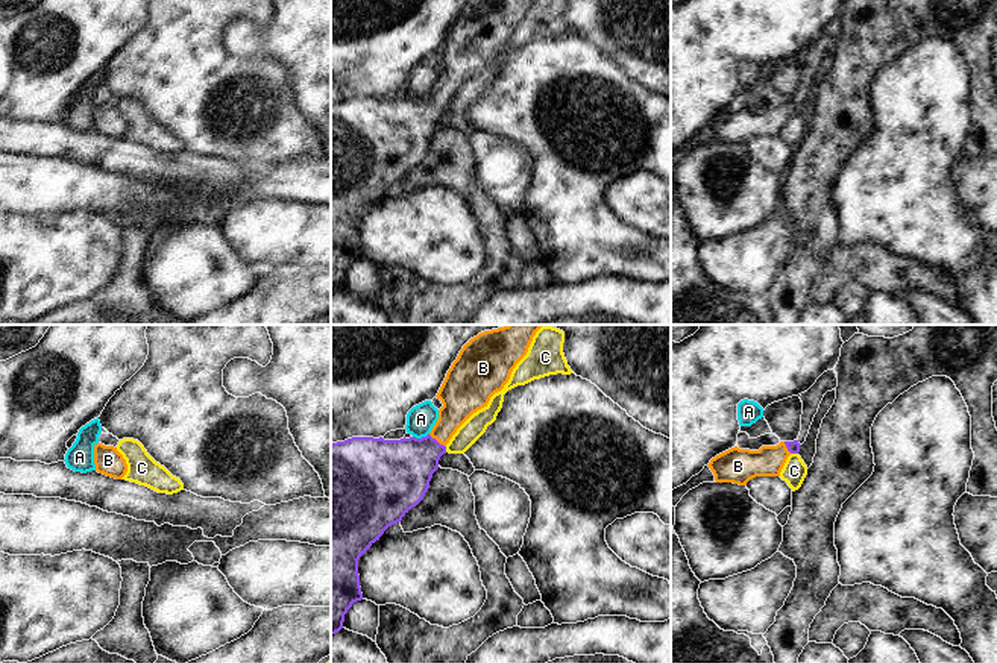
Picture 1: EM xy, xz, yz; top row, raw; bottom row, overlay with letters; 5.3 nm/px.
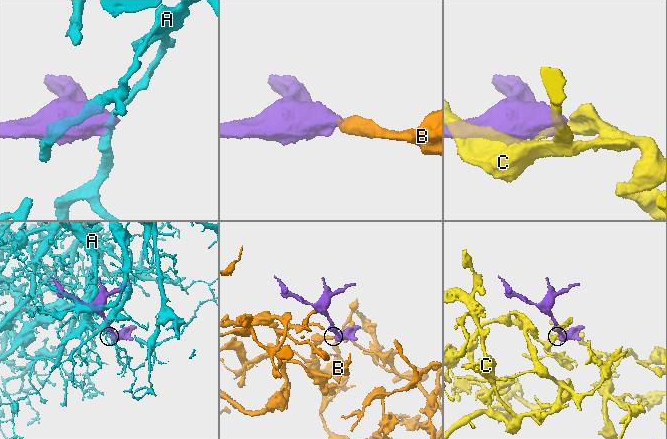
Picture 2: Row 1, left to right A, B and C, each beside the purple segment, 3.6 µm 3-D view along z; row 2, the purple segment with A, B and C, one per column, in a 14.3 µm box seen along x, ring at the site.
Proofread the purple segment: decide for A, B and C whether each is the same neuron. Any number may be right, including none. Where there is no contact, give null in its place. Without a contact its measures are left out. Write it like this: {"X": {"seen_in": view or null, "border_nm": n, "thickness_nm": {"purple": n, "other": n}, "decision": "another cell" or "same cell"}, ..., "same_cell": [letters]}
{"A": {"seen_in": "xz", "border_nm": 90, "thickness_nm": {"purple": 380, "other": 150}, "decision": "another cell"}, "B": {"seen_in": "xz", "border_nm": 120, "thickness_nm": {"purple": 340, "other": 190}, "decision": "same cell"}, "C": {"seen_in": "yz", "border_nm": 40, "thickness_nm": {"purple": 60, "other": 130}, "decision": "another cell"}, "same_cell": ["B"]}

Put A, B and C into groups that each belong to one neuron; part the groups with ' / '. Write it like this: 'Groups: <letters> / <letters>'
Groups: A / B / C.

